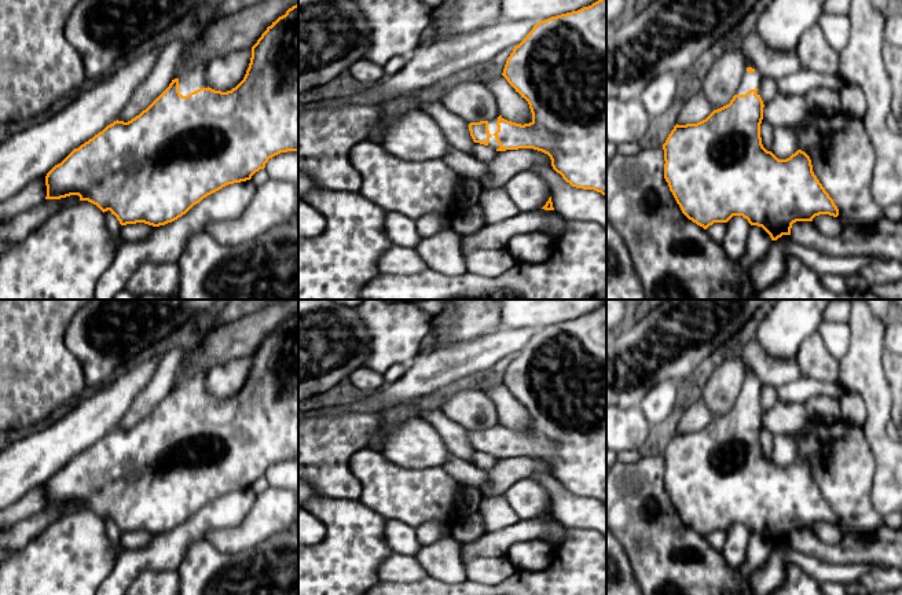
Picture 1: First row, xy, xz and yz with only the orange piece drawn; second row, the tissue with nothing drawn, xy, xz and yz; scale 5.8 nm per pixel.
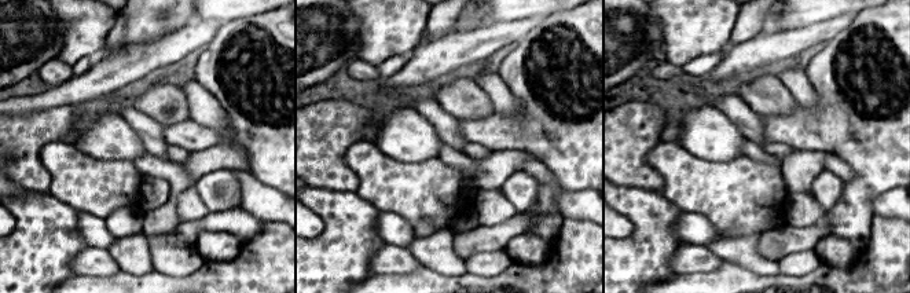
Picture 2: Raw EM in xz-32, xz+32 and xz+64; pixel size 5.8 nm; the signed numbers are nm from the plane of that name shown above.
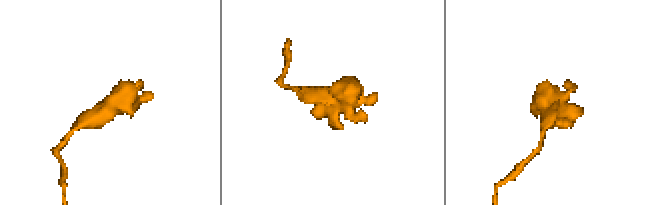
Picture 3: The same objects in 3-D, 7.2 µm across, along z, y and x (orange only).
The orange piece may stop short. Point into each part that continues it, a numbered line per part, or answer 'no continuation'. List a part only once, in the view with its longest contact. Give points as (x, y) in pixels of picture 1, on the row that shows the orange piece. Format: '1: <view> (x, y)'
1: xz (492, 128)

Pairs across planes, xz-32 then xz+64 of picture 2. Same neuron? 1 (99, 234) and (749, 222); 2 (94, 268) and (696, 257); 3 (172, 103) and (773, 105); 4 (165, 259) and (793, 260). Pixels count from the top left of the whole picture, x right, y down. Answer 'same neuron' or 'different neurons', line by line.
1: different neurons
2: same neuron
3: same neuron
4: same neuron

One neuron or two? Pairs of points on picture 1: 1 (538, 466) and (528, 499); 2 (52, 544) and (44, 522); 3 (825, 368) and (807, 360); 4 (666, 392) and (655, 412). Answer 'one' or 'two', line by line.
1: two
2: two
3: one
4: one

